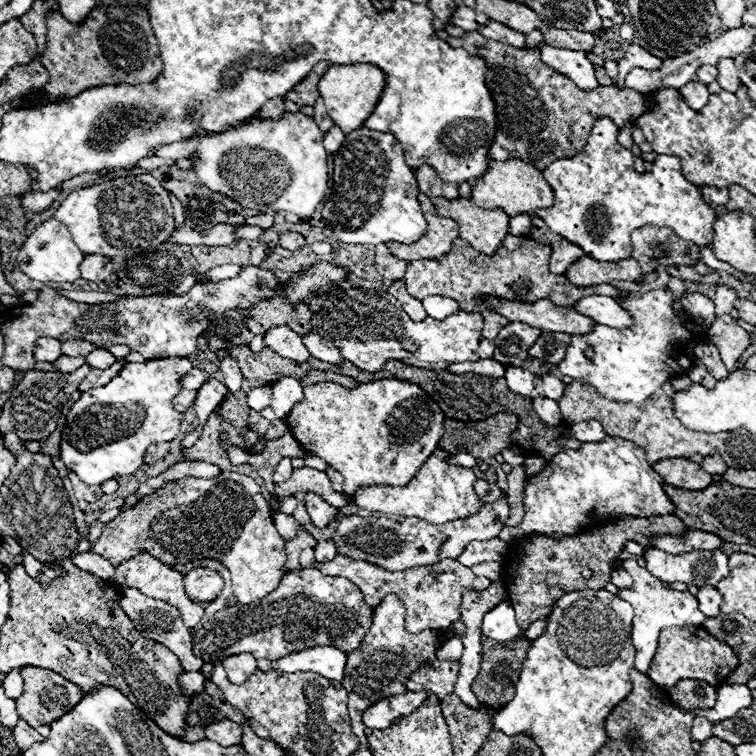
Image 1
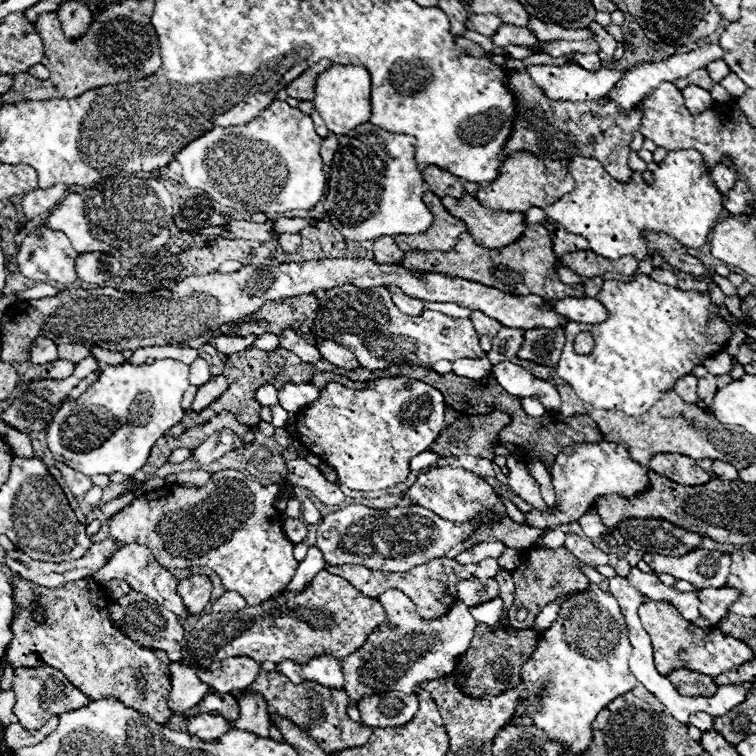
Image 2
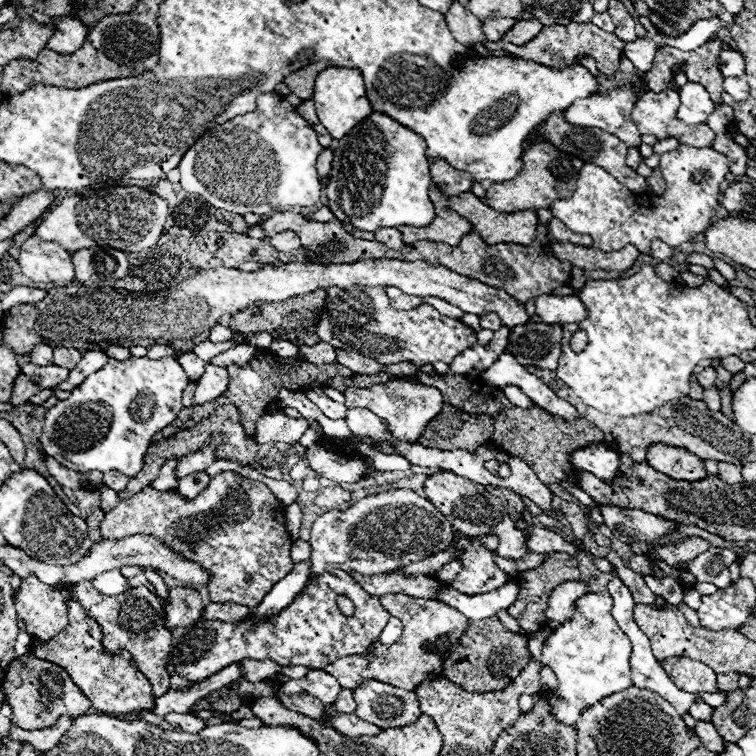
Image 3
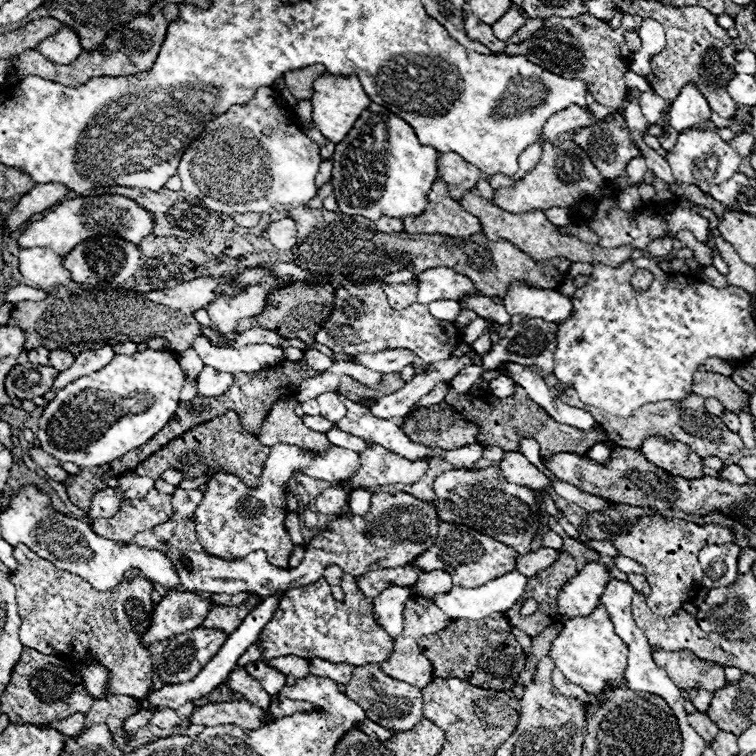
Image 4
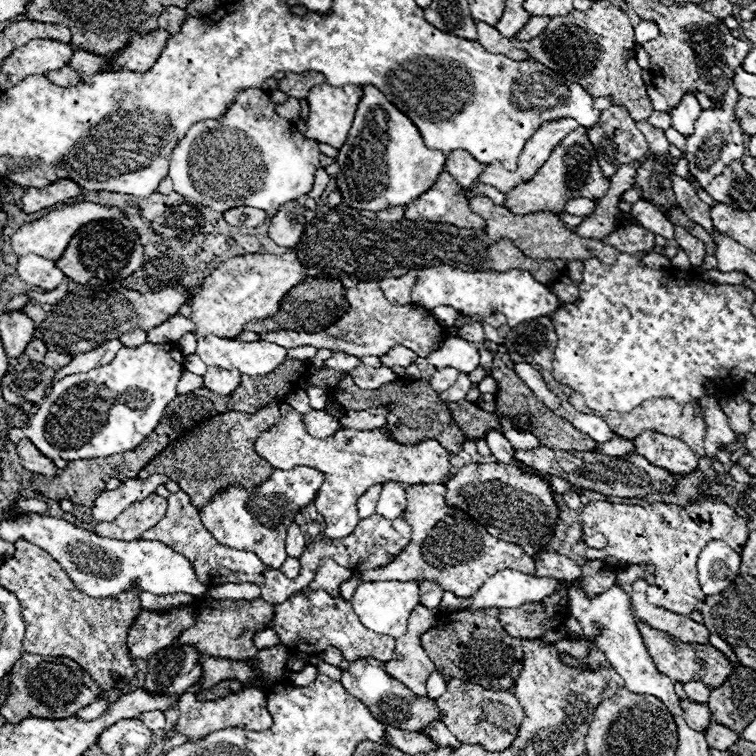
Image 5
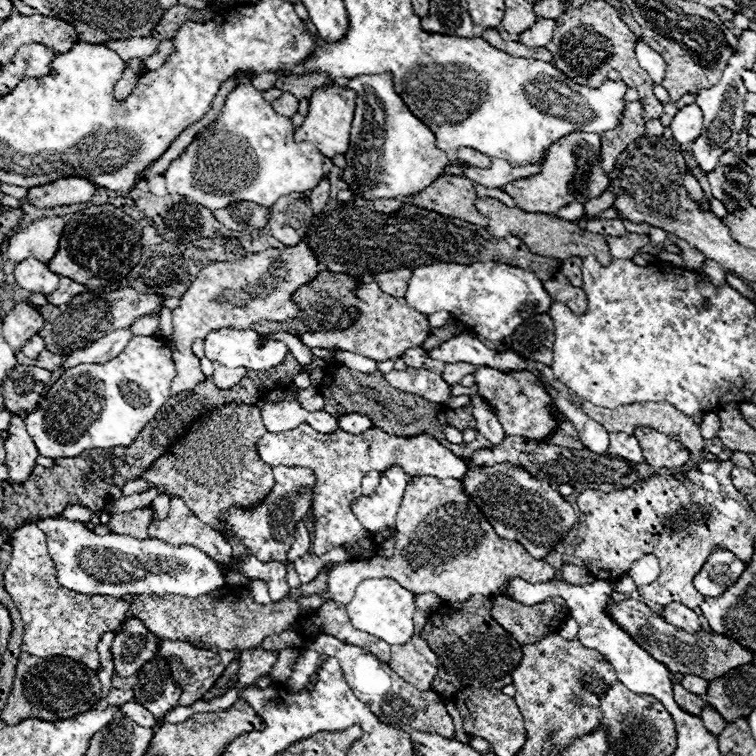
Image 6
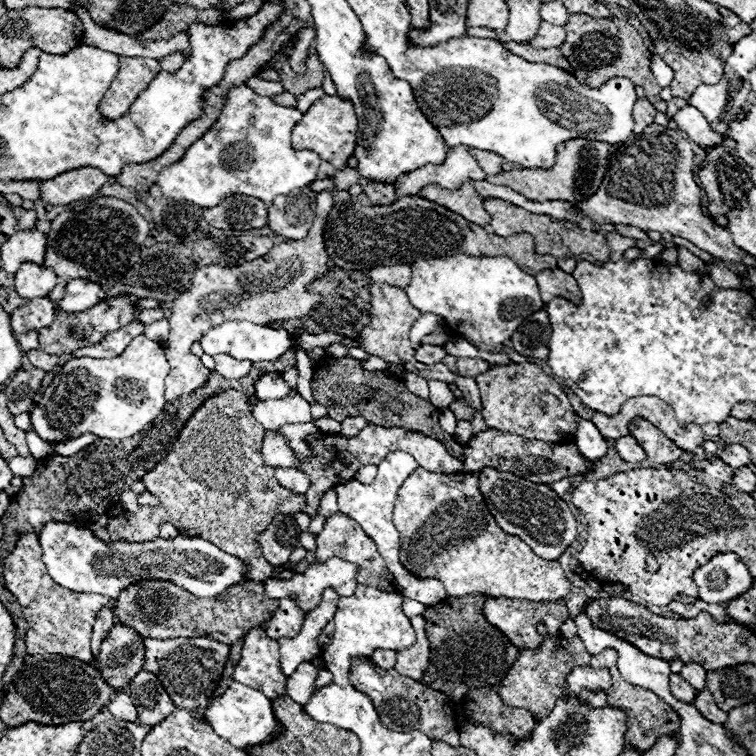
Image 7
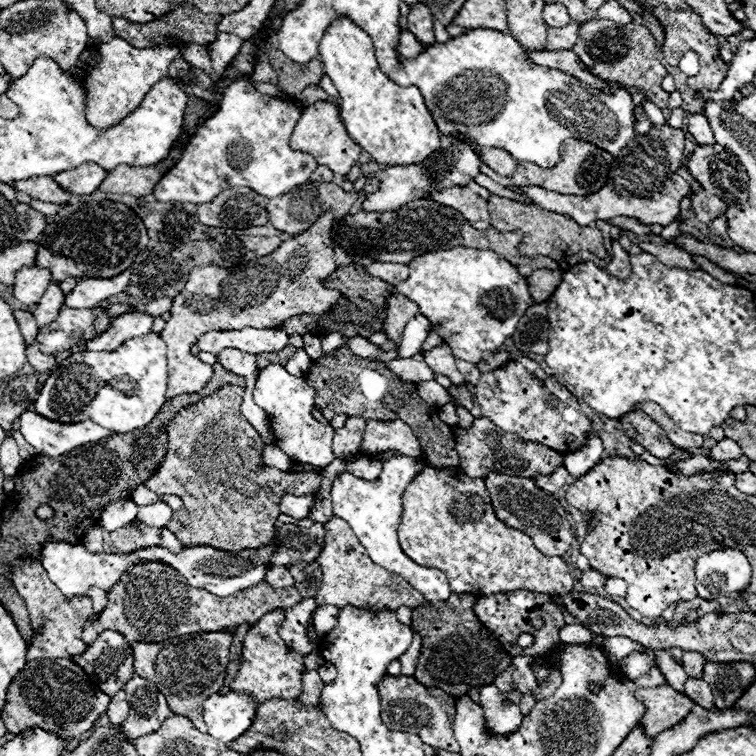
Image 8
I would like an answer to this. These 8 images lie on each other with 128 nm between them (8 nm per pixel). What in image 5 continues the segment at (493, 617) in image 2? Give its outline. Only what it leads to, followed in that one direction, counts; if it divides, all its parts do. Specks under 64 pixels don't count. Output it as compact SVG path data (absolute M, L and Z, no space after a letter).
M502 570L488 578L478 592L472 594L472 598L456 598L454 592L444 592L440 600L442 612L460 612L460 610L482 610L482 608L518 608L526 602L540 602L544 596L552 594L556 590L554 578L534 578L528 574L522 574L518 570Z

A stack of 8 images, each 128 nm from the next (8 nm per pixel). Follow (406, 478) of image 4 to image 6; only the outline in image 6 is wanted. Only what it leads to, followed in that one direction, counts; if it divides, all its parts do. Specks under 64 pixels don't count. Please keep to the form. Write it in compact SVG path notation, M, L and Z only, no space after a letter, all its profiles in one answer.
M300 424L298 428L286 432L266 432L258 440L258 454L260 460L264 460L270 466L306 466L314 470L316 488L312 498L312 514L316 518L316 534L312 542L312 552L316 556L322 556L330 548L360 540L360 546L366 550L366 554L360 556L360 560L372 558L374 552L370 542L364 540L368 534L366 528L358 522L358 518L352 512L352 502L362 496L360 484L368 472L384 472L384 468L402 466L404 472L408 472L408 476L436 476L440 480L460 480L468 470L466 462L452 454L448 448L444 448L432 434L400 438L386 434L376 426L362 434L348 434L340 430L332 434L320 434L314 428L310 428L310 424Z

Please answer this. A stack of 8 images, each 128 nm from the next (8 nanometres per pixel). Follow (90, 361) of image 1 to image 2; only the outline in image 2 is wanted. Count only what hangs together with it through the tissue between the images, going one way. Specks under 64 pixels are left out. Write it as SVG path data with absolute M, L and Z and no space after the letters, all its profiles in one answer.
M92 348L92 356L98 360L100 366L116 366L124 360L124 356L120 352L110 352L110 350L102 350L102 348Z

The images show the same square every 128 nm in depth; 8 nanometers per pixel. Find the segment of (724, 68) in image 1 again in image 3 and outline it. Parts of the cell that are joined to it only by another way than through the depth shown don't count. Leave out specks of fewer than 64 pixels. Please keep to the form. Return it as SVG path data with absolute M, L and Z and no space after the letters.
M742 76L726 78L722 84L724 92L728 92L734 100L746 100L748 98L748 82Z

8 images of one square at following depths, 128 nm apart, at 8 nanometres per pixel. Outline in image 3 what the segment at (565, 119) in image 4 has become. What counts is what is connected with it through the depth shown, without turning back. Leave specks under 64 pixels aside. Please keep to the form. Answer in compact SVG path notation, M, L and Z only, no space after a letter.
M626 84L626 86L618 86L614 90L608 90L604 94L592 94L584 100L576 100L572 106L568 106L566 110L566 120L570 124L576 124L576 126L596 126L596 128L602 128L614 136L618 136L620 140L624 140L628 146L640 146L642 144L642 134L636 130L636 126L632 124L630 120L630 112L634 108L634 104L638 102L638 94L632 90L632 84Z

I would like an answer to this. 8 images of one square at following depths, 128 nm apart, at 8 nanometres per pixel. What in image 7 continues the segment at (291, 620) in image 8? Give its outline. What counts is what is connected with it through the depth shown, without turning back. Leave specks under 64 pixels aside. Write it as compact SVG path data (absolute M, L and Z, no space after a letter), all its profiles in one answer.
M288 598L280 600L278 612L274 612L272 620L266 624L266 636L272 640L278 640L280 636L296 636L302 628L304 612L296 608L296 604Z

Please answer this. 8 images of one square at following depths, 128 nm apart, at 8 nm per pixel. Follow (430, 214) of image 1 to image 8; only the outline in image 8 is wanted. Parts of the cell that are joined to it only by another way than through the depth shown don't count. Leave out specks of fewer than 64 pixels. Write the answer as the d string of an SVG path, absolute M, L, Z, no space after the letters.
M470 180L464 188L452 186L442 192L434 192L432 200L456 208L474 228L488 230L490 228L490 214L486 210L490 192L482 186L478 186L474 180Z

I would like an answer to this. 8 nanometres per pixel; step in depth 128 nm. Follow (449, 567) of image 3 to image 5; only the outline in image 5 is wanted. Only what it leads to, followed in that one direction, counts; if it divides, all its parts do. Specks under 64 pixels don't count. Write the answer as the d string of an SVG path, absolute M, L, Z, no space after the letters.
M424 580L418 584L418 590L420 590L420 604L424 604L428 608L438 608L444 590L436 582Z

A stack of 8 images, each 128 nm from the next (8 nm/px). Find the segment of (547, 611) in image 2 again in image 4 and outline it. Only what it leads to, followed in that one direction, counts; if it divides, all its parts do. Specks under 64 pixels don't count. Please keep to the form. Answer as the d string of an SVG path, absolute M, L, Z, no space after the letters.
M596 562L586 564L584 570L580 570L560 590L560 598L558 598L560 622L590 614L596 608L598 598L606 590L608 582L610 582L610 578L608 578L606 568L602 568Z

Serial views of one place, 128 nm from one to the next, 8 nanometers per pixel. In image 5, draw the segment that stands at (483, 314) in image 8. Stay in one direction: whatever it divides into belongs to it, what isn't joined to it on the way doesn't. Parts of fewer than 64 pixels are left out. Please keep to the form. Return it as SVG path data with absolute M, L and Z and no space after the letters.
M446 264L422 268L418 270L416 284L412 288L412 302L432 310L436 306L452 306L464 316L484 314L490 316L494 310L508 318L508 326L518 326L524 320L532 320L538 316L550 316L560 308L560 300L552 294L552 290L534 280L530 272L510 270L504 274L496 272L464 272Z

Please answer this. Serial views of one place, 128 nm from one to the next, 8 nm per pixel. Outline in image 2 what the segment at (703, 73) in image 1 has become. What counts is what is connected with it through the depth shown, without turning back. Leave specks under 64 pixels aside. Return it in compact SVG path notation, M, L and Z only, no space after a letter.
M724 60L710 62L706 68L708 68L708 74L712 76L712 80L714 80L714 82L720 82L720 80L730 72L730 68L728 68L728 64L726 64Z

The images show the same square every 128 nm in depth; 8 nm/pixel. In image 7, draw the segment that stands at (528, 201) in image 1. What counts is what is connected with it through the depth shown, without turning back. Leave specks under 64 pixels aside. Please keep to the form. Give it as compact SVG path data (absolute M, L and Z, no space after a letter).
M576 138L576 140L566 140L556 148L556 160L550 170L542 168L516 168L506 174L496 174L496 176L486 176L488 182L496 186L508 186L516 190L518 194L526 196L528 200L568 200L568 202L582 202L588 200L590 196L596 194L604 180L604 172L608 166L608 144L598 142L598 140L586 140L586 138Z

